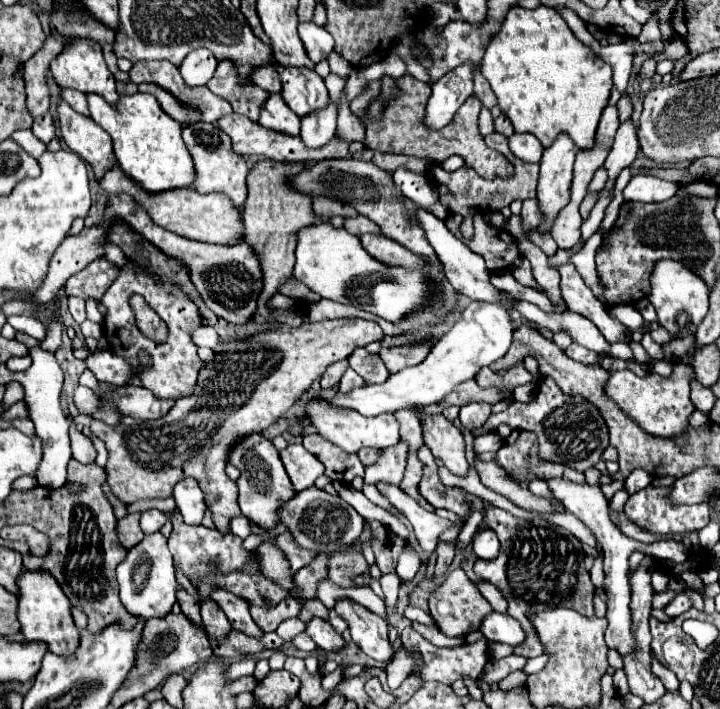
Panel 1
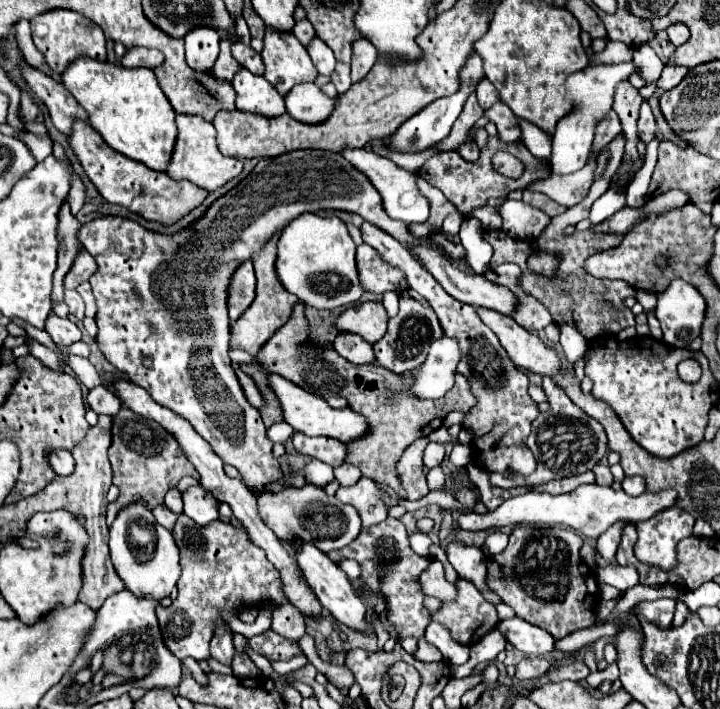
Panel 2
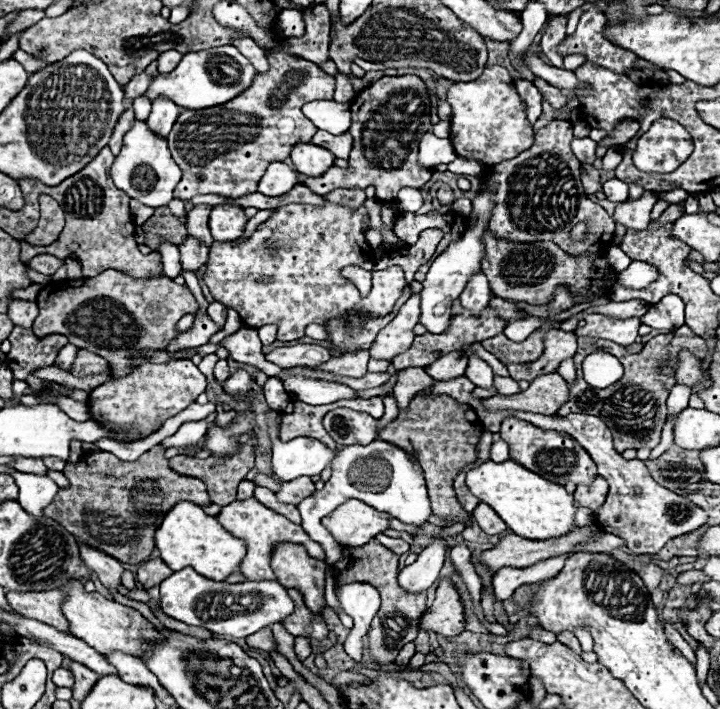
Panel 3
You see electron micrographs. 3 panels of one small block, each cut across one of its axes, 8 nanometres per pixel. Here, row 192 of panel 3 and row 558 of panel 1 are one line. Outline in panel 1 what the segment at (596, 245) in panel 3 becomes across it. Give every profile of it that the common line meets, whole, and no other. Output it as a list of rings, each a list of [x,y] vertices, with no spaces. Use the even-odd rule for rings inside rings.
[[[500,508],[484,510],[484,526],[498,534],[500,554],[496,560],[478,560],[476,576],[490,580],[508,600],[508,614],[522,622],[526,640],[514,648],[514,654],[524,658],[536,658],[542,654],[542,644],[528,624],[528,614],[532,612],[564,606],[584,616],[594,616],[594,584],[588,570],[584,568],[582,544],[572,532],[542,518],[516,518]]]

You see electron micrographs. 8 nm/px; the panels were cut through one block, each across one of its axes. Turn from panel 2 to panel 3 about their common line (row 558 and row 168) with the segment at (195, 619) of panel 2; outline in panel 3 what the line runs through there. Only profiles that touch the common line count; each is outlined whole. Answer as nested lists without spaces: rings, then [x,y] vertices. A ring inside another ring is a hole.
[[[266,54],[266,58],[270,68],[266,72],[258,72],[254,86],[244,90],[232,102],[226,102],[226,106],[212,106],[210,110],[182,110],[176,118],[174,128],[166,138],[172,158],[182,170],[182,180],[174,190],[174,198],[190,200],[198,194],[240,198],[252,194],[256,192],[258,178],[262,178],[270,162],[284,162],[298,142],[310,142],[310,138],[316,134],[318,128],[308,118],[304,118],[302,106],[312,100],[330,100],[336,80],[322,72],[314,62],[294,58],[292,54]]]

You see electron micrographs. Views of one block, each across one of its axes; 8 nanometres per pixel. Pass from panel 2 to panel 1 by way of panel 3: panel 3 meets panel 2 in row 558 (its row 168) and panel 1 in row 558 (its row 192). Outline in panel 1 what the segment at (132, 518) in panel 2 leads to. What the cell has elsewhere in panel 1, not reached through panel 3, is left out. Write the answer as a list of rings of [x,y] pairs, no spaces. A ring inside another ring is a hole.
[[[160,532],[144,536],[144,540],[140,544],[130,548],[126,560],[122,564],[118,564],[116,576],[118,576],[118,584],[120,584],[122,606],[132,616],[140,616],[144,620],[150,620],[150,618],[168,616],[172,612],[172,606],[176,602],[174,560],[168,550],[166,538]]]

